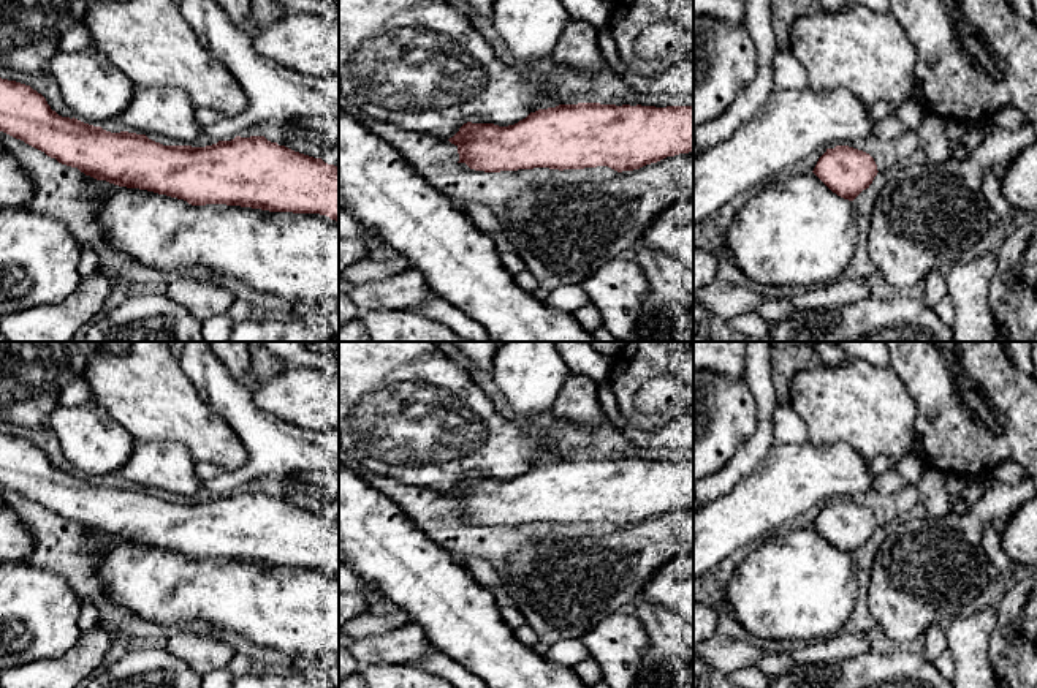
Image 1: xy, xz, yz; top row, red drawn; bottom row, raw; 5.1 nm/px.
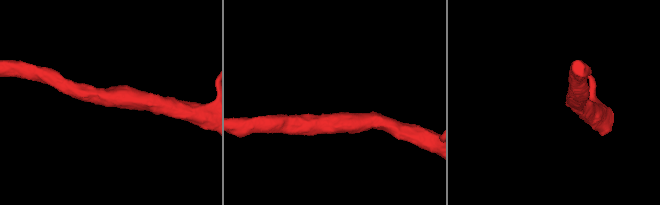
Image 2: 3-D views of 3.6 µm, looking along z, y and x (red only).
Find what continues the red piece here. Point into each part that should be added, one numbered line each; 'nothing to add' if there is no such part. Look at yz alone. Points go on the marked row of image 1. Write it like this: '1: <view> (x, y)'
1: yz (795, 231)

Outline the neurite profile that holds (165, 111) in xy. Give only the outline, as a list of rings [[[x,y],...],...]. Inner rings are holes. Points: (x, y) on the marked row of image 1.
[[[136,87],[119,122],[123,131],[165,136],[184,146],[204,136],[188,93],[174,87]]]

